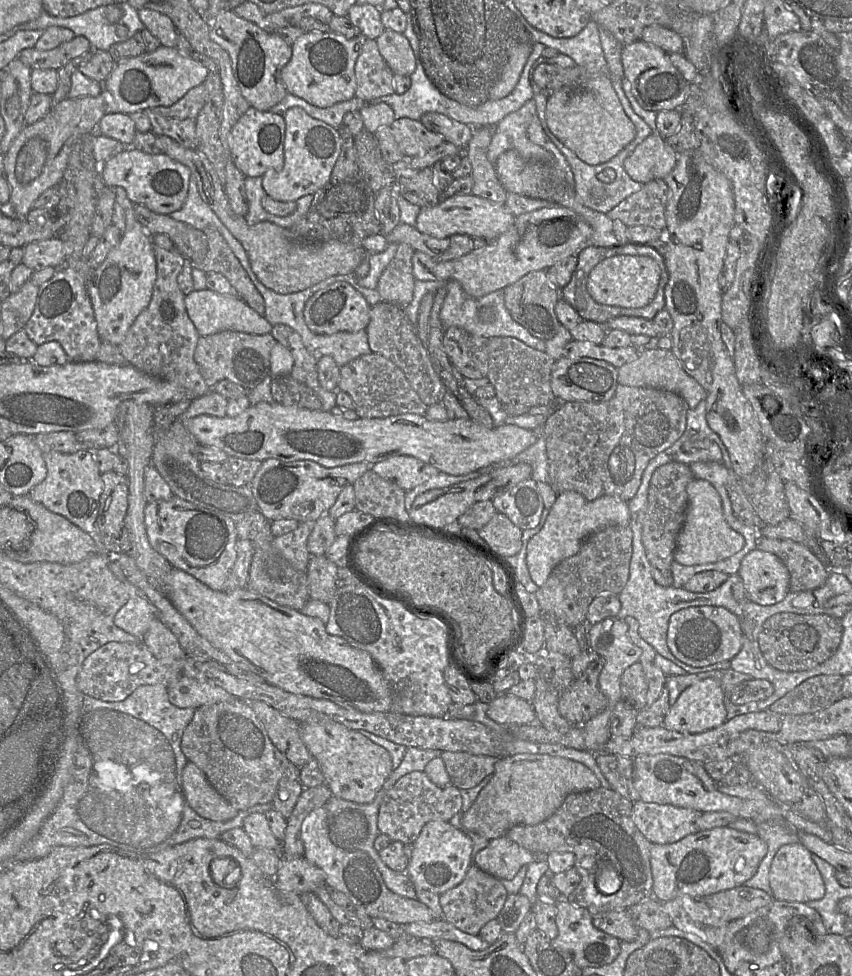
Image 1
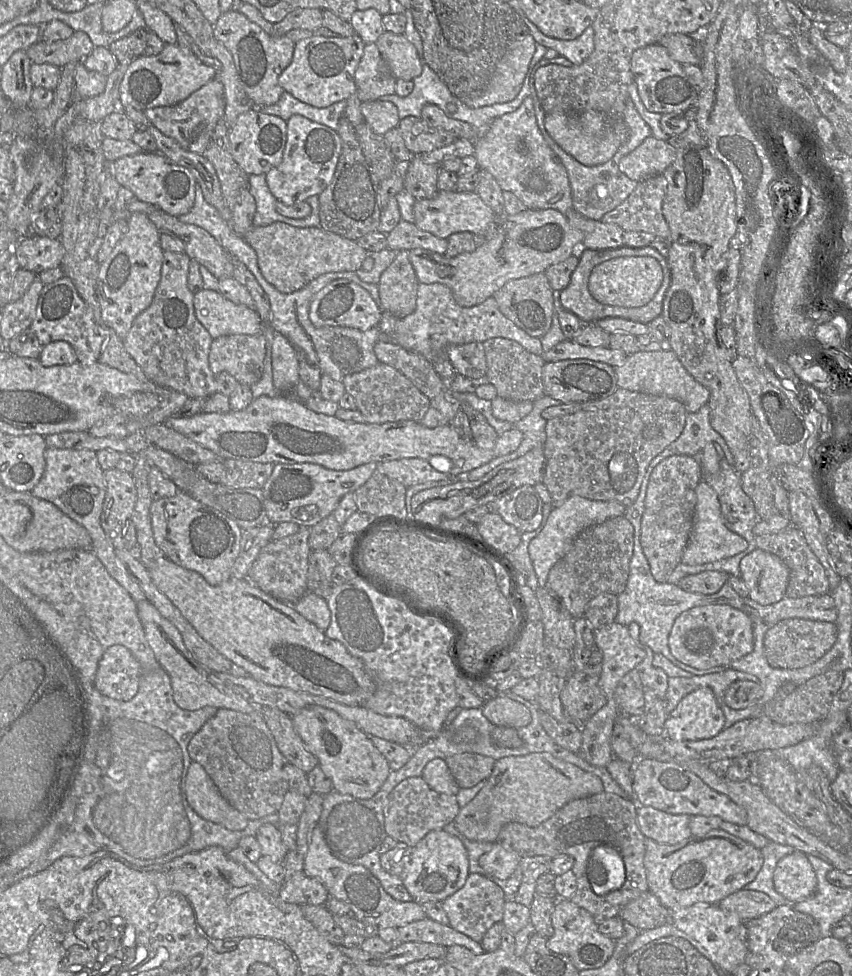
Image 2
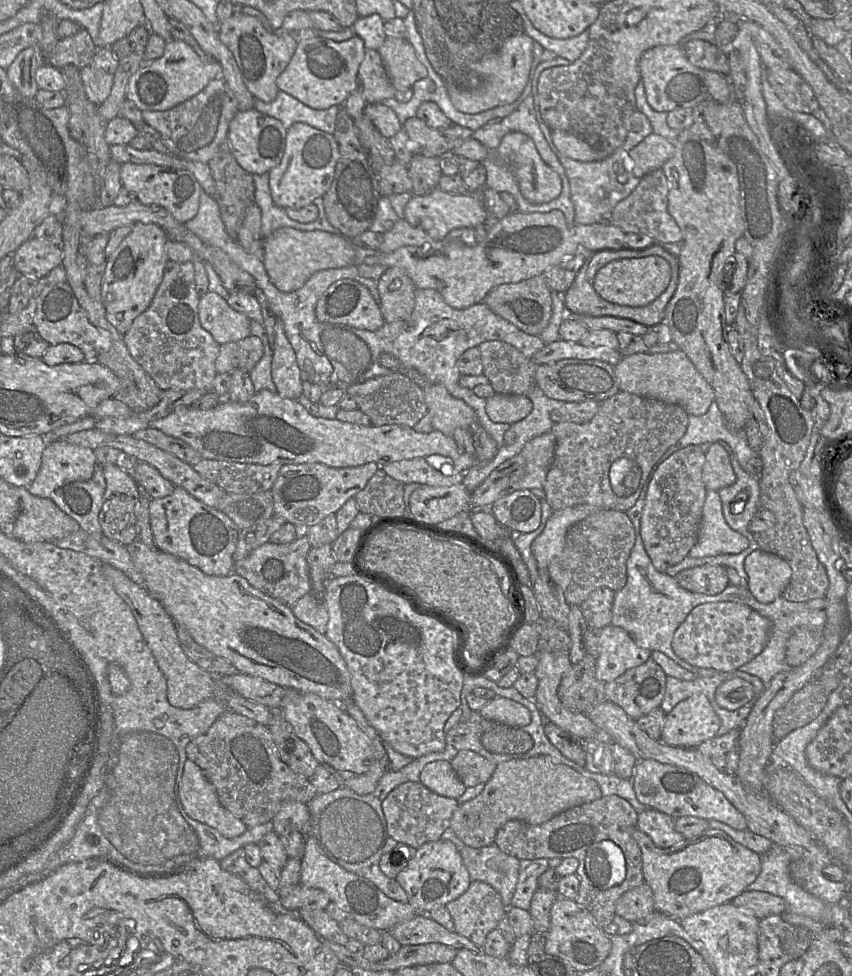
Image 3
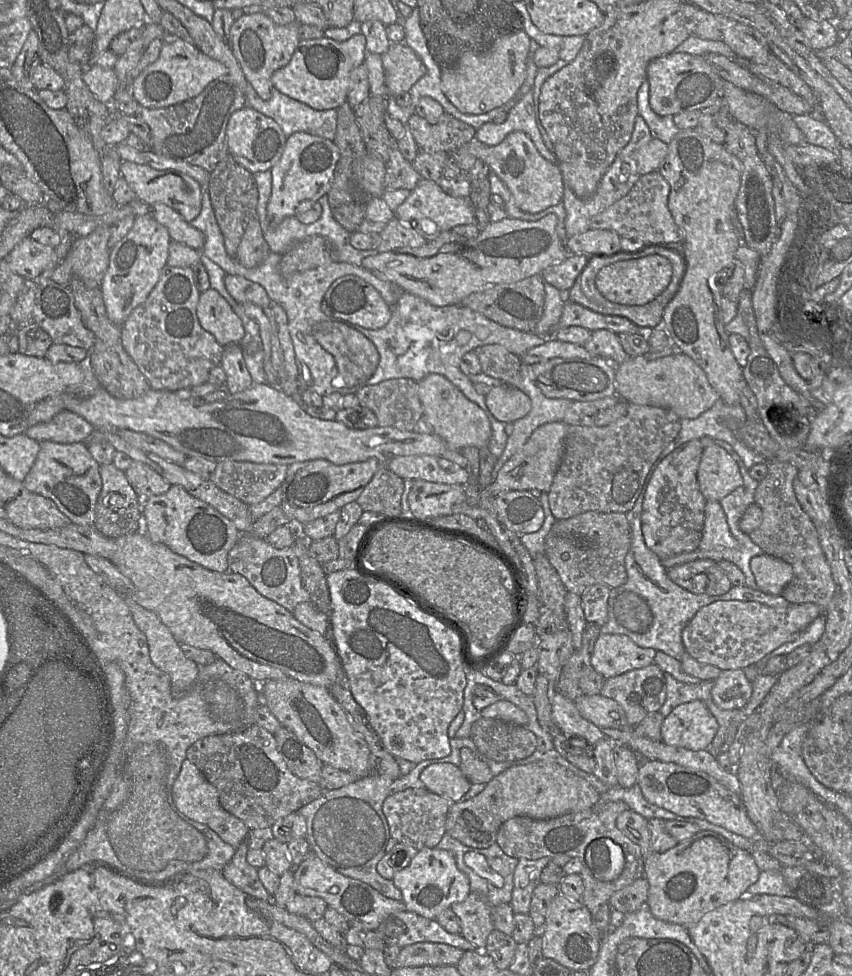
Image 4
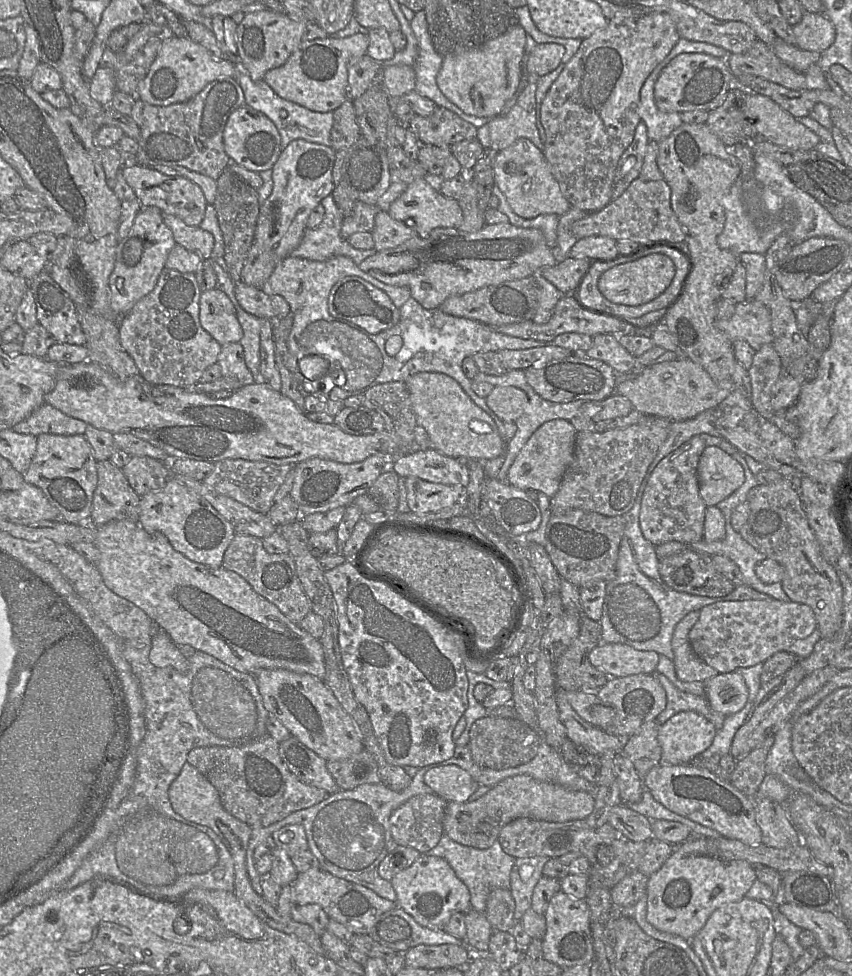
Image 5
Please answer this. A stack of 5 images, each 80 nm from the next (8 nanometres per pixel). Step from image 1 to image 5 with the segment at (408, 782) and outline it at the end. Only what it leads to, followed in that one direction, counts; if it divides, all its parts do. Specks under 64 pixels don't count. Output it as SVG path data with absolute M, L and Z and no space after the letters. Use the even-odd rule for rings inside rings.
M434 793L419 794L411 797L389 817L390 831L393 841L402 846L416 849L420 854L434 848L444 834L443 817L447 801Z

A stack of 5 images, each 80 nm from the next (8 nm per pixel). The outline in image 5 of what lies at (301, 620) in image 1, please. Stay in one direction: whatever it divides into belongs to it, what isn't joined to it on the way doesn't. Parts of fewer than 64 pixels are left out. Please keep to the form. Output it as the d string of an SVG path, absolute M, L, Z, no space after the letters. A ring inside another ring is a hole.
M113 520L94 528L94 544L100 552L96 568L105 585L143 610L177 645L190 645L243 673L284 669L324 679L324 651L319 640L285 617L236 572L223 567L211 568L188 559L176 551L163 534L148 533L139 522L135 524Z

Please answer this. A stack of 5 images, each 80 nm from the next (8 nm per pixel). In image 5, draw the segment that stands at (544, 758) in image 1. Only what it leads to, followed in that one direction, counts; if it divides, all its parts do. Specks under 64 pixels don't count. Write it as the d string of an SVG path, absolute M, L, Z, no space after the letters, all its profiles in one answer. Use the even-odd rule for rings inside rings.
M516 775L491 787L475 801L447 802L442 824L444 833L453 841L477 849L487 849L497 840L501 829L517 818L547 822L585 820L594 806L594 797L586 791L570 790L528 775Z

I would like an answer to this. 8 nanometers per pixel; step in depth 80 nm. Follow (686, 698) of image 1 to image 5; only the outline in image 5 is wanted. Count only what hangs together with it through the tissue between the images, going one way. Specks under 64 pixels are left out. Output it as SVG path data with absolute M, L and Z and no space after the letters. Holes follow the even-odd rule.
M694 711L673 715L659 727L658 742L664 765L691 764L700 758L713 742L717 730L714 724Z

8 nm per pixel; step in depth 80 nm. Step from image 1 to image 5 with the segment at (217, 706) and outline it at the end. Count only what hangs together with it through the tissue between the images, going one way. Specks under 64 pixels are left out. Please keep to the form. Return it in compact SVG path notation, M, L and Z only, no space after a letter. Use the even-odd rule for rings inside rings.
M266 734L240 747L199 747L191 750L187 761L217 789L224 809L250 827L266 827L292 812L311 807L328 793L301 782L283 763L279 743Z

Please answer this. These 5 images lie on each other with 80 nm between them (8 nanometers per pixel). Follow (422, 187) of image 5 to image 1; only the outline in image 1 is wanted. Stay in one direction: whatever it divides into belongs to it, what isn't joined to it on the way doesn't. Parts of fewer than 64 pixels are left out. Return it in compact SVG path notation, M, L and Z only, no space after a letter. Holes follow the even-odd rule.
M454 195L442 198L436 205L421 207L416 219L416 229L421 233L443 239L455 234L493 241L504 233L515 221L515 216L503 204L489 199L469 195Z

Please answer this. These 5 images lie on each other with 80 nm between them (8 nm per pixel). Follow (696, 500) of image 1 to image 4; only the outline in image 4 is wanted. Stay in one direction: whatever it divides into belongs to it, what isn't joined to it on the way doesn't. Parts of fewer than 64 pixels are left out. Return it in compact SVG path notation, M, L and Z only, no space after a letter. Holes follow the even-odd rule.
M707 501L704 511L704 526L698 550L736 548L738 542L729 529L720 502Z

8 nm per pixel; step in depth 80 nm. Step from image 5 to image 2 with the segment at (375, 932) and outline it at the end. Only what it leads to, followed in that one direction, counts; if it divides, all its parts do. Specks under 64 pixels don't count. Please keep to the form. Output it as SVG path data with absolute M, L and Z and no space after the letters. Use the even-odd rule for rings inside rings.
M428 916L397 928L402 942L427 942L449 947L464 946L475 954L484 953L481 943L456 931L450 925L444 925Z

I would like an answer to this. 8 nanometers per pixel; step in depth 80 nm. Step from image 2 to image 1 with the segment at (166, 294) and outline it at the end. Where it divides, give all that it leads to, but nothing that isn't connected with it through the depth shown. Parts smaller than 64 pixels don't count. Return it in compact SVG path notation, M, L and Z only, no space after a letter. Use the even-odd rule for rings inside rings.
M153 244L157 278L153 286L149 305L137 316L128 330L119 349L127 362L138 370L183 387L191 397L198 398L212 390L203 378L194 359L194 352L200 338L189 318L177 279L184 263L176 249L166 250Z

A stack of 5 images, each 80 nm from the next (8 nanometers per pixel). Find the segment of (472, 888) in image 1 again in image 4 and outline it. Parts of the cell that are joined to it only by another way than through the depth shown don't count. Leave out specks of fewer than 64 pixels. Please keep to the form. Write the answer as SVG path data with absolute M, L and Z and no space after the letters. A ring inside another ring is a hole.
M470 892L464 901L452 904L450 909L460 920L461 935L483 951L494 929L492 907L480 895Z

